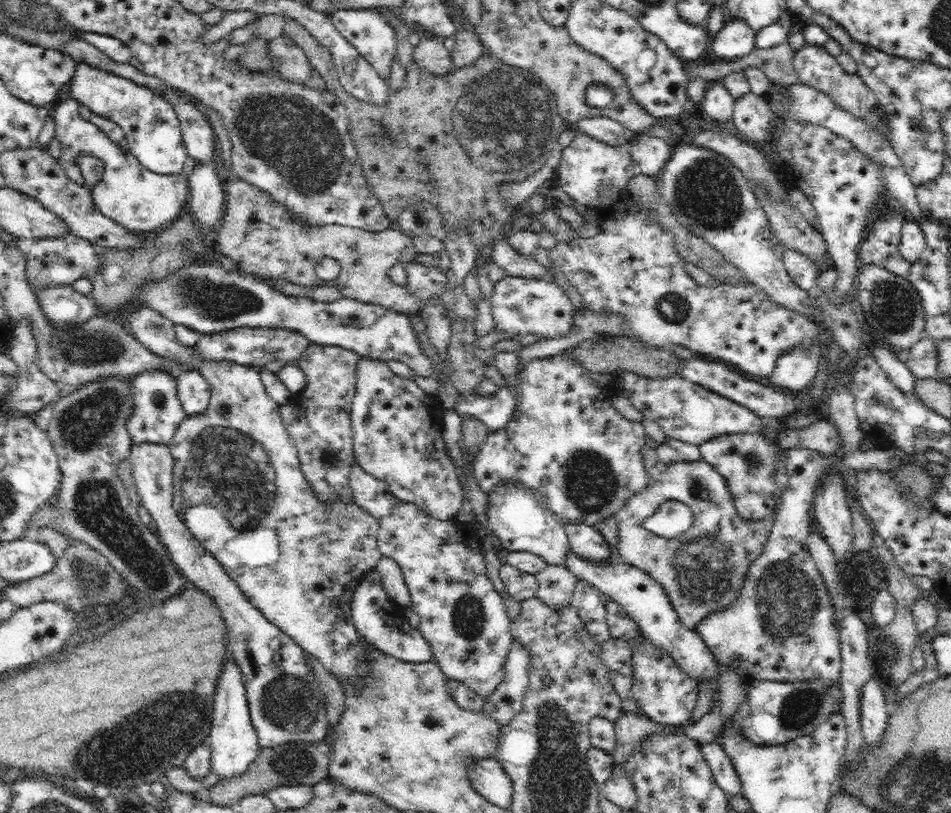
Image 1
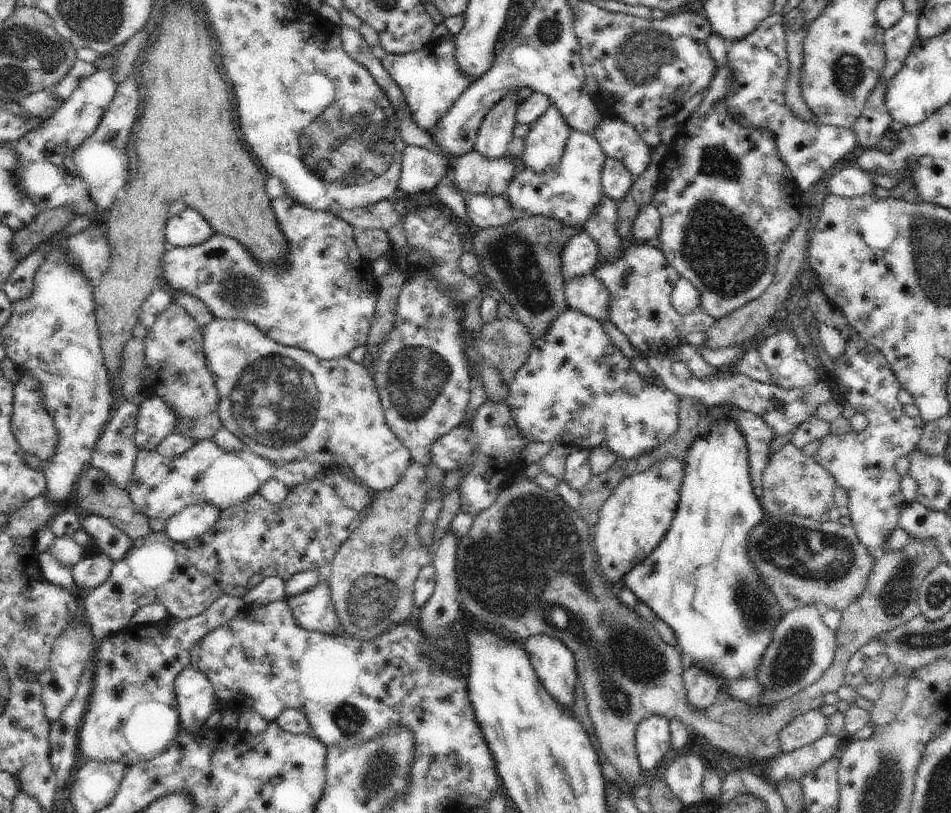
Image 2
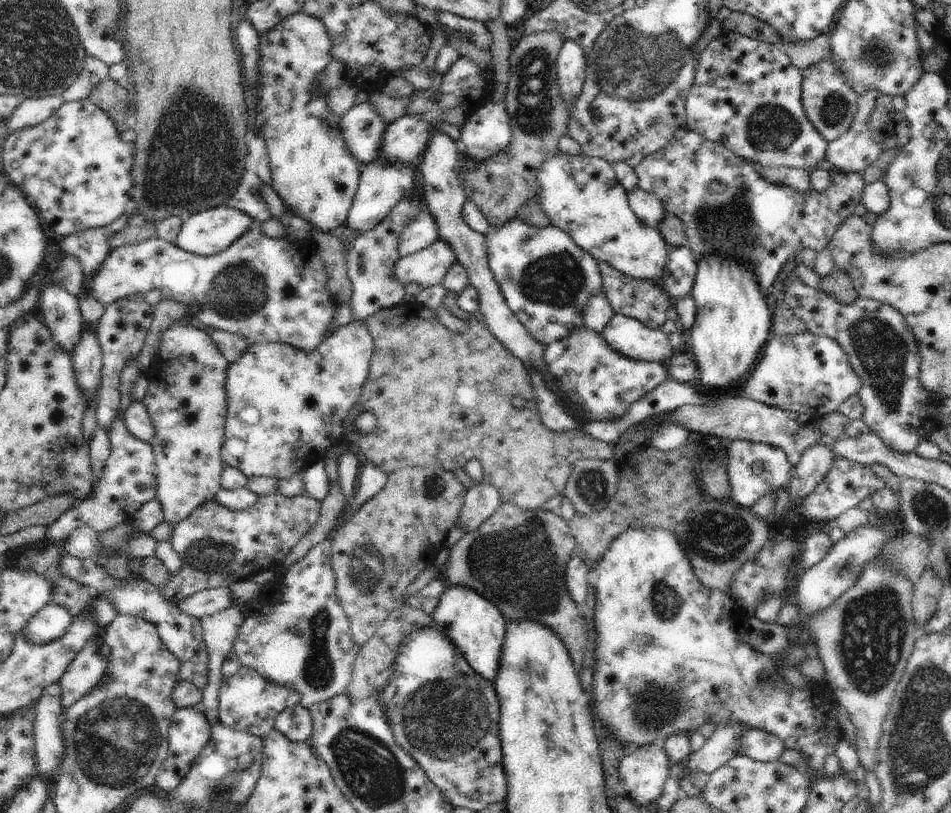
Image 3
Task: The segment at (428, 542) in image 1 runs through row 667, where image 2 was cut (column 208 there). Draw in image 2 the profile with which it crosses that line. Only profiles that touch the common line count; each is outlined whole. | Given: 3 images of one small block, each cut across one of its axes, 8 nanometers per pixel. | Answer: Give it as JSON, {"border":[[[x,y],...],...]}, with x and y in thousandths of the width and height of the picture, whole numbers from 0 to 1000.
{"border":[[[213,541],[203,546],[193,558],[181,563],[166,558],[164,552],[156,556],[146,554],[135,610],[157,638],[171,637],[176,641],[191,625],[203,620],[219,619],[232,629],[245,624],[269,608],[271,600],[286,588],[294,590],[305,601],[324,595],[332,589],[339,574],[334,568],[311,566],[292,576],[264,554],[240,556],[224,541]]]}

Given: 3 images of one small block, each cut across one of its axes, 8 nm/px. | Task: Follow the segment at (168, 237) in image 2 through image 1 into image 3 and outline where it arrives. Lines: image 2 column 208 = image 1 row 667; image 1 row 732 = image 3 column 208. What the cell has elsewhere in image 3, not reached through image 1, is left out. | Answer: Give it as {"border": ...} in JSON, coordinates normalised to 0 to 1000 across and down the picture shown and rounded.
{"border":[[[231,252],[199,267],[191,274],[182,299],[199,311],[218,316],[238,308],[245,298],[249,296],[249,293],[259,288],[267,276],[269,272],[262,263],[238,252]]]}

